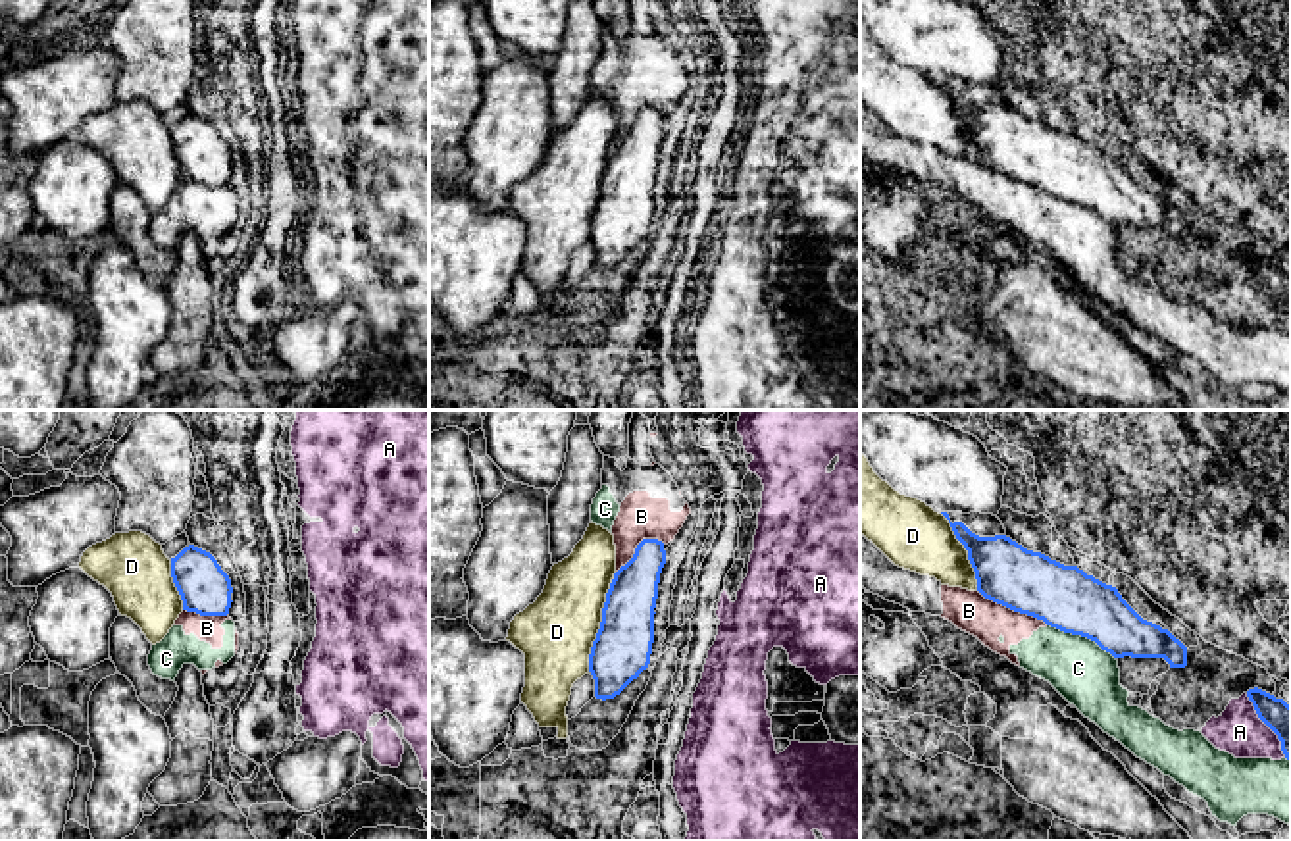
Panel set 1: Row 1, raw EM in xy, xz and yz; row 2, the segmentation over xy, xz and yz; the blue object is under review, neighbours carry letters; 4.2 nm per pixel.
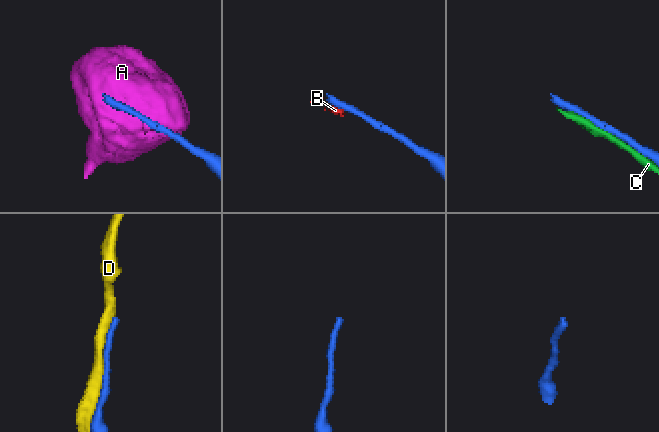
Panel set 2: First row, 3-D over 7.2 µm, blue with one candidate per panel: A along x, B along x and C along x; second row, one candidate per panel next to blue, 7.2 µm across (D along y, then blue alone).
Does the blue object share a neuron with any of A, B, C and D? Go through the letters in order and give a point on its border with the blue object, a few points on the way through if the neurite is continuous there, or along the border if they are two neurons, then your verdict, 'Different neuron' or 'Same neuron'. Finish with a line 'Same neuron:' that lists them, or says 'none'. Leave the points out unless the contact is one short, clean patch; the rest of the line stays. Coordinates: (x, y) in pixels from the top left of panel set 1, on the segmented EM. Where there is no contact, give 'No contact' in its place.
A: Touches blue at yz (1266, 724). Boundary: yz (1245, 693), (1257, 716), (1280, 741), (1286, 757). Different neuron
B: Touches blue at yz (1012, 609). Different neuron
C: Touches blue at yz (1082, 636). Different neuron
D: Touches blue at xz (601, 622). Different neuron
Same neuron: none

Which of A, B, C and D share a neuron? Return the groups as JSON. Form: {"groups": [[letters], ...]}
{"groups": [["A"], ["B", "C"], ["D"]]}

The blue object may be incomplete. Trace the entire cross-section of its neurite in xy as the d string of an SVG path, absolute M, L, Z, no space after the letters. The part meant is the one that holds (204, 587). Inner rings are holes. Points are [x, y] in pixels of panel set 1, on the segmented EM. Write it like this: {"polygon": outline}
{"polygon": "M185 547L171 558L171 577L181 595L183 610L200 616L227 616L231 608L231 579L217 560L194 547Z"}

